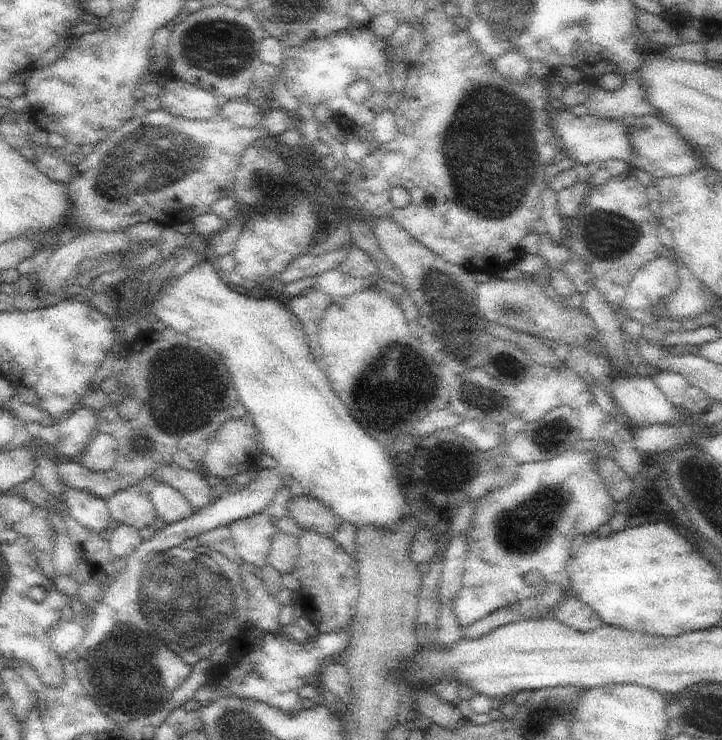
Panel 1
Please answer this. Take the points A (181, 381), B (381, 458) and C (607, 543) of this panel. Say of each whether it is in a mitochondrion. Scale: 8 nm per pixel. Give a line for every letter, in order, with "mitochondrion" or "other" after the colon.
A: mitochondrion
B: other
C: other

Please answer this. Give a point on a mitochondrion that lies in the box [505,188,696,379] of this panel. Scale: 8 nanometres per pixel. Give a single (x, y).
(617, 234)

